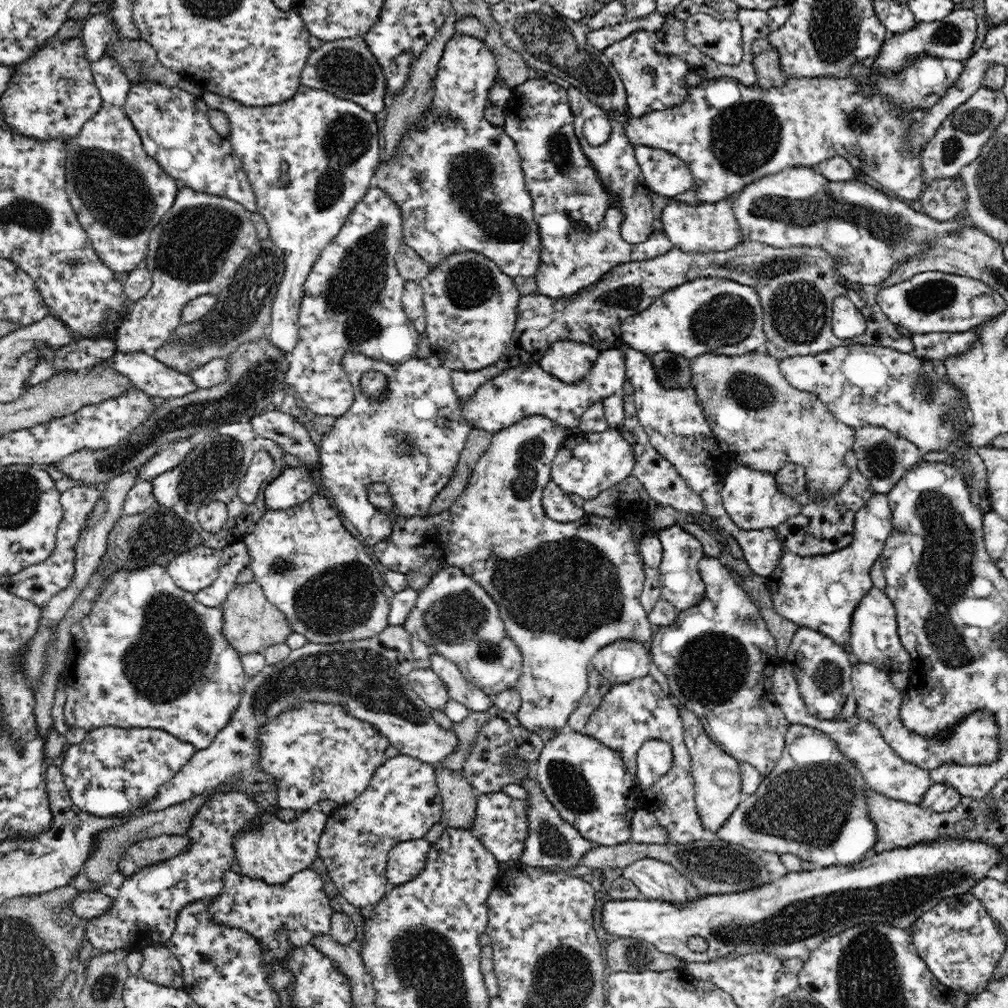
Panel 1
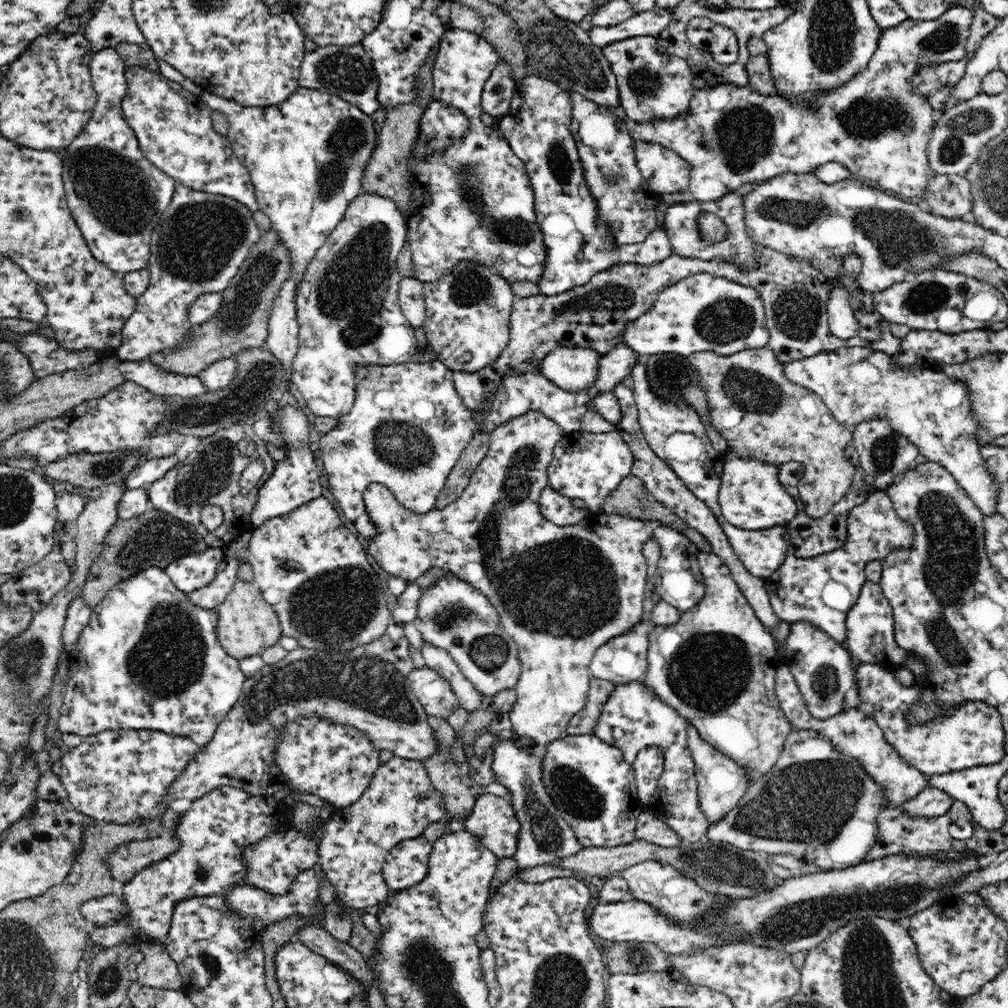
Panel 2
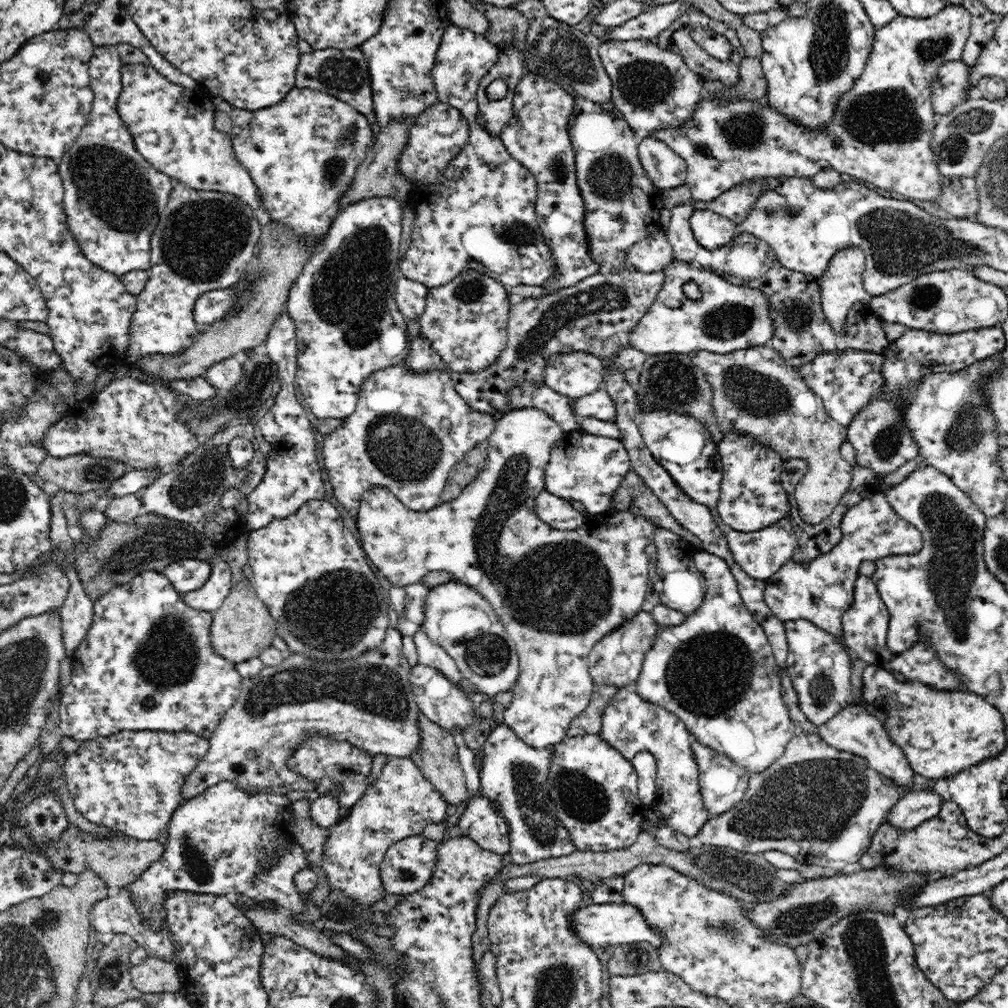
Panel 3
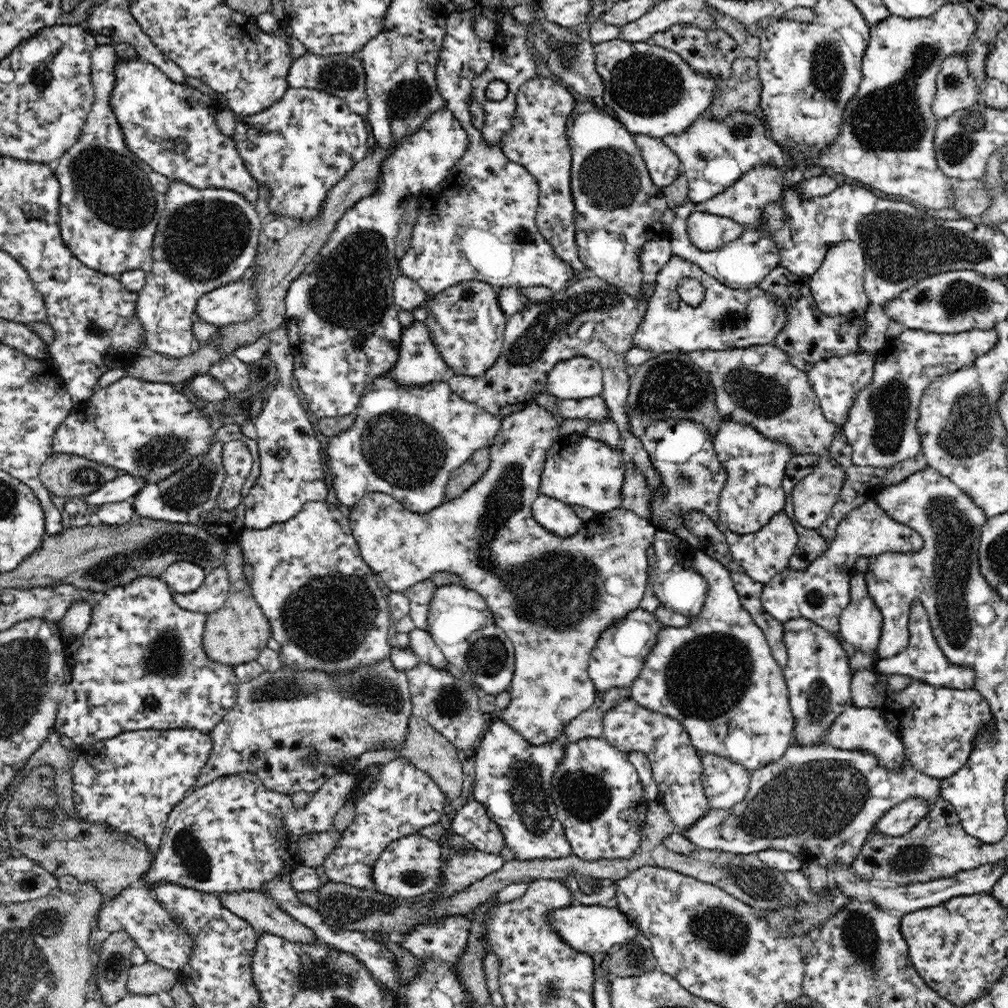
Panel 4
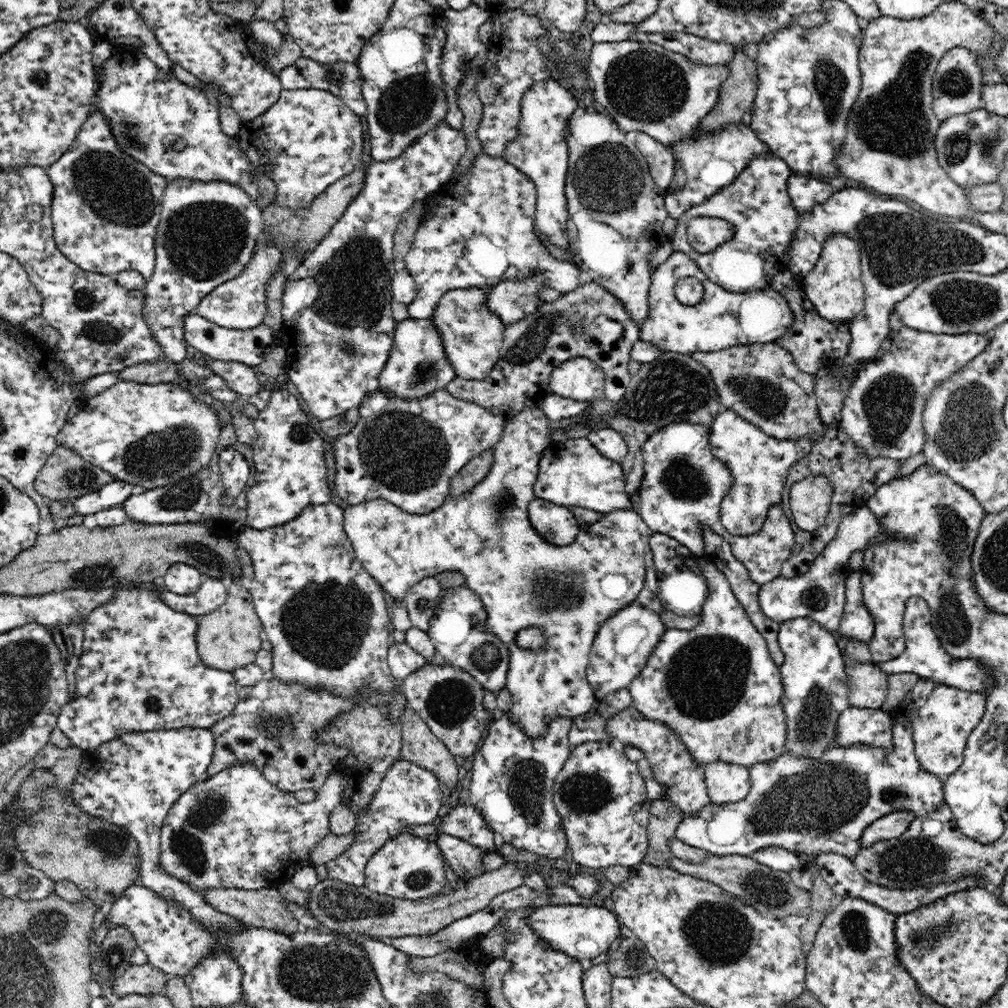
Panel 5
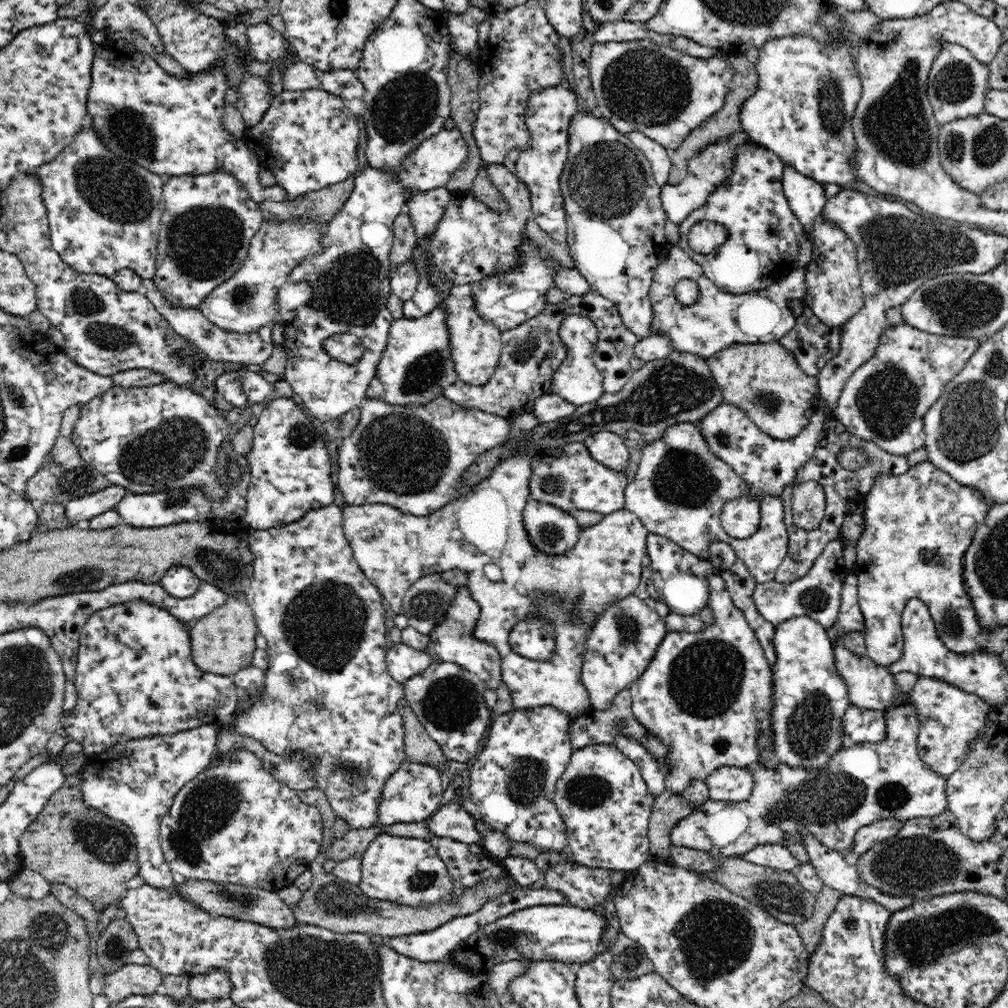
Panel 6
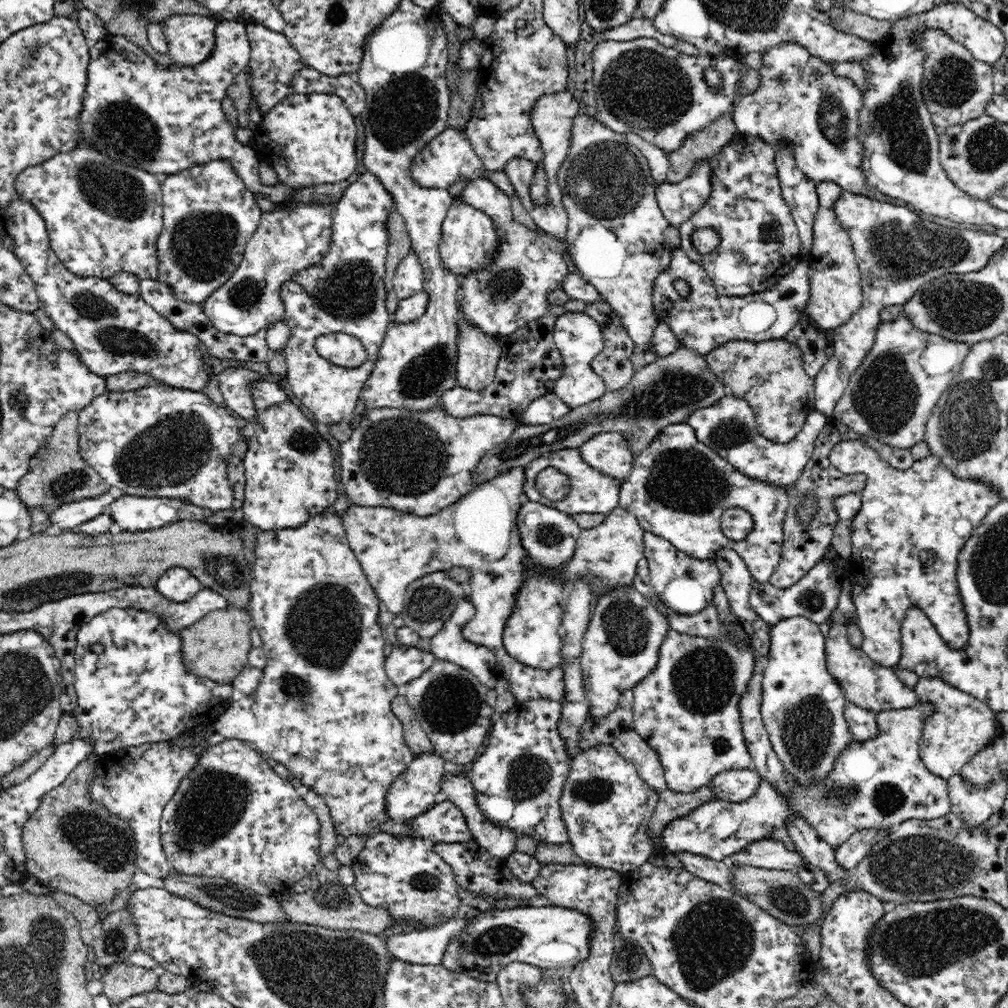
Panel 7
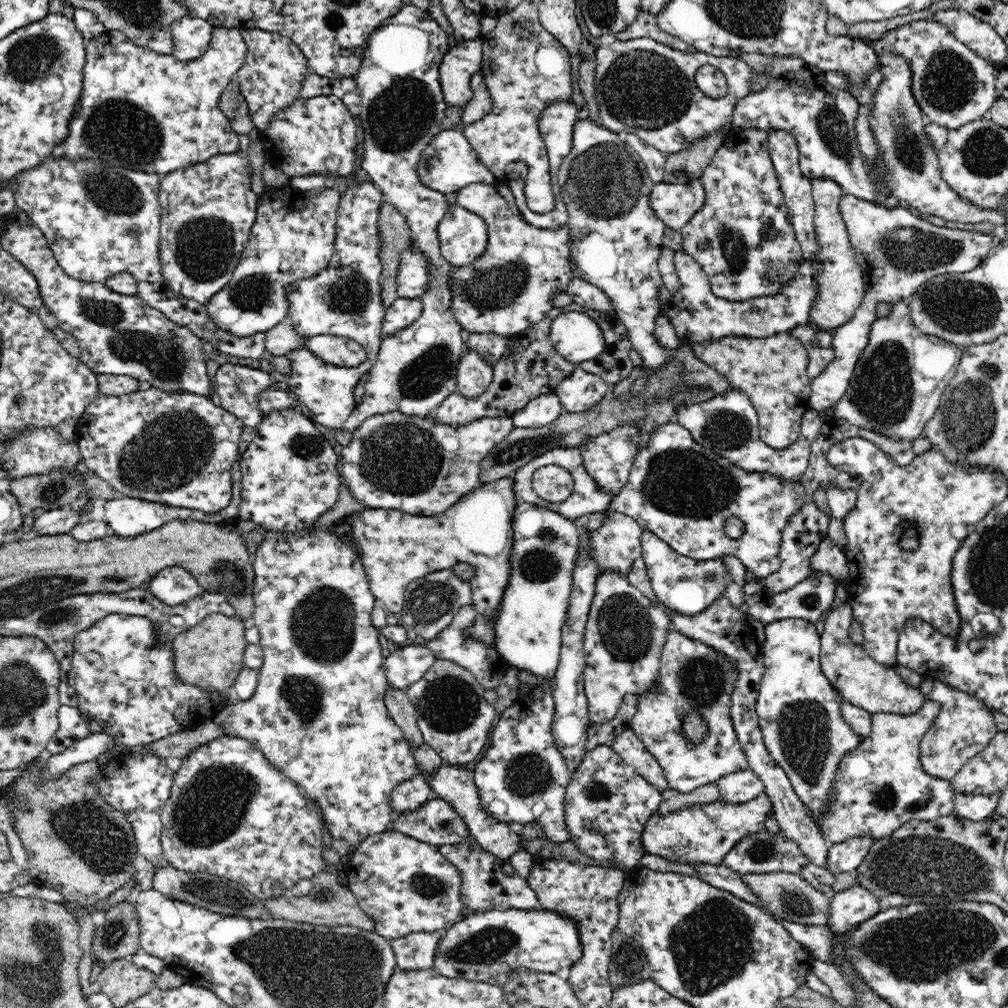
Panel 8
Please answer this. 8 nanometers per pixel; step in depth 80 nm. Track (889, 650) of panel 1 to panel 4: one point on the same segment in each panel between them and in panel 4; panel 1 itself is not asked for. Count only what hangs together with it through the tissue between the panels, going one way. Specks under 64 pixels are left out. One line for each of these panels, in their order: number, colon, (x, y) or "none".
2: (870, 623)
3: (865, 623)
4: (860, 622)

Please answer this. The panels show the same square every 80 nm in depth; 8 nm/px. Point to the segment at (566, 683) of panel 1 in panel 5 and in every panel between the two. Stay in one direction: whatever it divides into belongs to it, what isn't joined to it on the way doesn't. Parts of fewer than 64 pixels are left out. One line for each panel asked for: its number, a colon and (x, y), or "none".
2: (561, 592)
3: (557, 593)
4: (552, 596)
5: (569, 591)

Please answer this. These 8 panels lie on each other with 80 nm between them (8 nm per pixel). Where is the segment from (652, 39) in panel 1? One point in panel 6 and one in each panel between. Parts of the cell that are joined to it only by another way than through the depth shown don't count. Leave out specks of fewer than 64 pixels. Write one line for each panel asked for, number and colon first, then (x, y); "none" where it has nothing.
2: (652, 84)
3: (652, 88)
4: (652, 91)
5: (642, 86)
6: (639, 86)

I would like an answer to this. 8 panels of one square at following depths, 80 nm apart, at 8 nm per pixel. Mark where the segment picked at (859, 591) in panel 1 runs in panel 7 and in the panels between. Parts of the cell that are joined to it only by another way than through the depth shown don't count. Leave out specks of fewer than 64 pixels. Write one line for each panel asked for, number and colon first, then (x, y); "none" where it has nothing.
2: (819, 590)
3: (820, 591)
4: (820, 593)
5: (819, 595)
6: (818, 594)
7: (815, 596)

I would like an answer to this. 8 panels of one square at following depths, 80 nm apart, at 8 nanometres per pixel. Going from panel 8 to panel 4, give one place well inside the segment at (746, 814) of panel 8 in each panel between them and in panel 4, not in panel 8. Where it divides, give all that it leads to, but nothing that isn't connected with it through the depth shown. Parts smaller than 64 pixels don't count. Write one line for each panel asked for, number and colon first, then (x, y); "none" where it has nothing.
4: (819, 803)
5: (813, 805)
6: (862, 783)
7: (880, 783)

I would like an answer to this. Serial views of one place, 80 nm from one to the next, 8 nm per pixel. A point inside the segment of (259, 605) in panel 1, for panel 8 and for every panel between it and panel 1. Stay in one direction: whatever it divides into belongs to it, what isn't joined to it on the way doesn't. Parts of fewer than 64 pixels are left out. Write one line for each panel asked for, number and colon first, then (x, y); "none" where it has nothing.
2: (247, 624)
3: (242, 627)
4: (234, 635)
5: (228, 638)
6: (222, 642)
7: (217, 646)
8: (210, 655)

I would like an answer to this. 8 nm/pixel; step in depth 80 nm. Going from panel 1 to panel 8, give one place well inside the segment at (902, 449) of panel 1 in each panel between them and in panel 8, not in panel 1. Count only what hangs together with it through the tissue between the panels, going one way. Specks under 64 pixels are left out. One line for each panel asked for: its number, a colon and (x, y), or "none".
2: (883, 453)
3: (878, 436)
4: (881, 429)
5: (883, 411)
6: (885, 400)
7: (891, 395)
8: (897, 384)

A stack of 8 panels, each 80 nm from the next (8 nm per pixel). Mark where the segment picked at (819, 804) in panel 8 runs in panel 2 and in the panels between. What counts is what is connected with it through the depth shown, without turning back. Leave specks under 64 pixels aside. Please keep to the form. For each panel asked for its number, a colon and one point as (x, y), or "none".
2: (822, 667)
3: (819, 667)
4: (818, 674)
5: (815, 692)
6: (809, 697)
7: (802, 706)

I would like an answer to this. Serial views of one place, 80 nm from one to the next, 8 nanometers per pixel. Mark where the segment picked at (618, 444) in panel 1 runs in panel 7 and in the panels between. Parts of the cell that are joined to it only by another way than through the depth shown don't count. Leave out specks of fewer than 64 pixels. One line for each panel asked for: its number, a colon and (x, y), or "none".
2: (586, 465)
3: (583, 467)
4: (579, 470)
5: (570, 474)
6: (585, 484)
7: (591, 492)

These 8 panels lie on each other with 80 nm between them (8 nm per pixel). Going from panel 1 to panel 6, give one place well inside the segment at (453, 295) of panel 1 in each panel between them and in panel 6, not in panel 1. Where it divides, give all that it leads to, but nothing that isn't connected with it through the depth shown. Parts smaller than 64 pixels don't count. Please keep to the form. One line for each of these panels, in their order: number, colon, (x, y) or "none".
2: (468, 312)
3: (465, 319)
4: (467, 325)
5: (472, 335)
6: (475, 344)

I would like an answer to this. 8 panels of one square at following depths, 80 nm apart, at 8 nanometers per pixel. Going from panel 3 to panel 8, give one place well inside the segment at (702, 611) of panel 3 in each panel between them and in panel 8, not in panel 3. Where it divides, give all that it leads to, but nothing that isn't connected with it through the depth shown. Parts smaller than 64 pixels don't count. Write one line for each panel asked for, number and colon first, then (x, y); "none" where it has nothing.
4: (716, 677)
5: (716, 687)
6: (707, 696)
7: (687, 709)
8: (694, 678)

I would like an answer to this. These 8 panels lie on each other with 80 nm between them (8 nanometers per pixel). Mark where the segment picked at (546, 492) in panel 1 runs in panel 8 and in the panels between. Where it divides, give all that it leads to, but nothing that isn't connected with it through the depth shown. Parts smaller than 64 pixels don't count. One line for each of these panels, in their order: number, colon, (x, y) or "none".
2: (558, 509)
3: (553, 510)
4: (555, 516)
5: (556, 524)
6: (551, 530)
7: (532, 635)
8: (532, 612)

